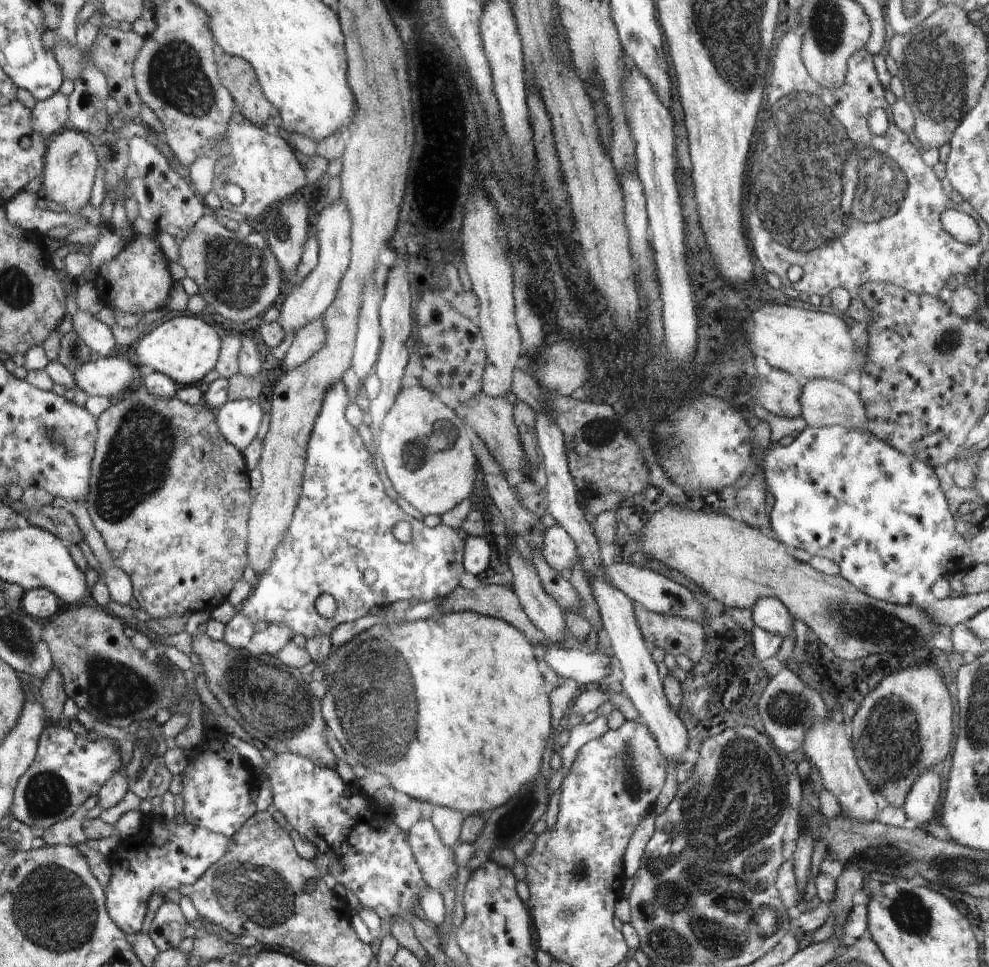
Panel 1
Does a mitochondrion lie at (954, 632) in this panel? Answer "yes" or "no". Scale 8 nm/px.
no

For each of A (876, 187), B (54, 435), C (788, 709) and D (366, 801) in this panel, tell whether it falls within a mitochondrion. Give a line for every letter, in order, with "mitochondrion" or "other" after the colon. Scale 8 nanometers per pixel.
A: mitochondrion
B: mitochondrion
C: mitochondrion
D: other

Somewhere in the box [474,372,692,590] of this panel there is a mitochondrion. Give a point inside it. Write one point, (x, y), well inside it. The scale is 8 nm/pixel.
(600, 432)

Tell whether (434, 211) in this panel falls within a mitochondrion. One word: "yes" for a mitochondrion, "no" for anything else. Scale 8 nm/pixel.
yes

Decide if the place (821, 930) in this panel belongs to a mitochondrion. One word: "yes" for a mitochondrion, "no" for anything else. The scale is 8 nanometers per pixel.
no

